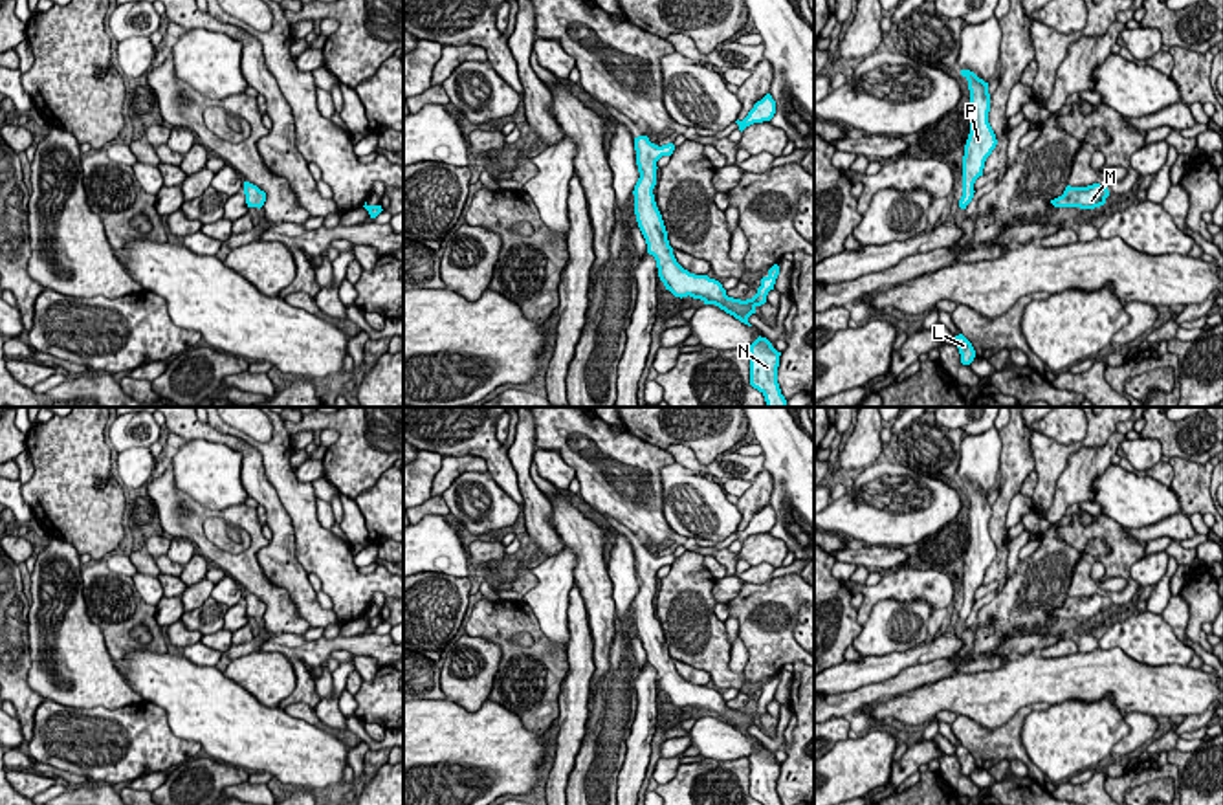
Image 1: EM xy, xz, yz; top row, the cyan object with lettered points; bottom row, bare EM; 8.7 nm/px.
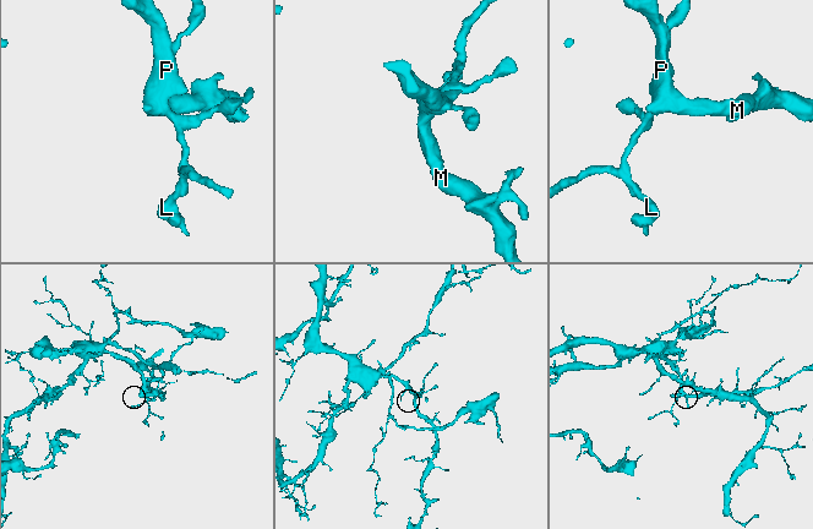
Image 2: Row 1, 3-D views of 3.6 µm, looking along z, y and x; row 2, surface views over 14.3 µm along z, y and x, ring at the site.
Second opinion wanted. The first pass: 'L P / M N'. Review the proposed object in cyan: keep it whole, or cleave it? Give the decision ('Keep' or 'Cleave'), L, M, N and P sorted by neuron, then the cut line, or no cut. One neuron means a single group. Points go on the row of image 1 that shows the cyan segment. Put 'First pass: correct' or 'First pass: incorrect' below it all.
Keep. Groups: L M N P. No split
First pass: incorrect

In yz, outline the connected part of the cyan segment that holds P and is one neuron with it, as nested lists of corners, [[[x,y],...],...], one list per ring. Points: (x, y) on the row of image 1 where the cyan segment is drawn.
[[[961,70],[961,75],[968,81],[970,90],[970,103],[968,103],[970,134],[964,145],[963,196],[959,200],[959,207],[966,209],[975,193],[974,183],[979,176],[983,176],[985,161],[996,149],[997,139],[988,123],[988,112],[990,112],[988,83],[979,79],[970,70]]]

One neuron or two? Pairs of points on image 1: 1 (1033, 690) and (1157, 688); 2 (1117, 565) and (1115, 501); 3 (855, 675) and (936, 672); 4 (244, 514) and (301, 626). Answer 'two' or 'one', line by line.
1: one
2: two
3: two
4: one

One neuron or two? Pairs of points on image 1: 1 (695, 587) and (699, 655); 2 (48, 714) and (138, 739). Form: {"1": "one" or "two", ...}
{"1": "one", "2": "one"}

